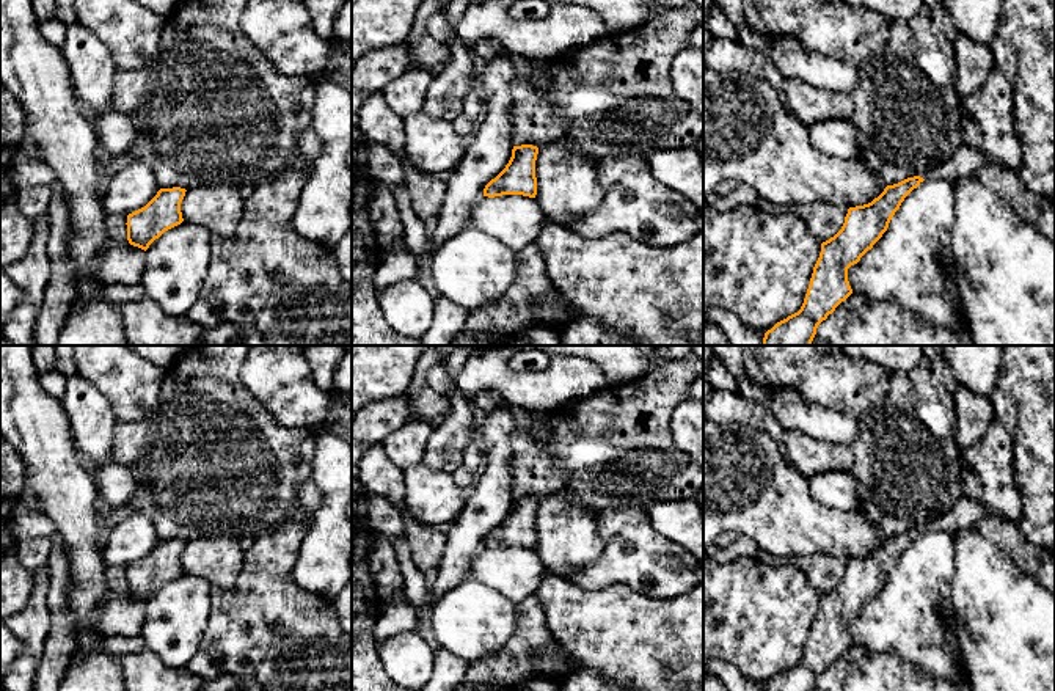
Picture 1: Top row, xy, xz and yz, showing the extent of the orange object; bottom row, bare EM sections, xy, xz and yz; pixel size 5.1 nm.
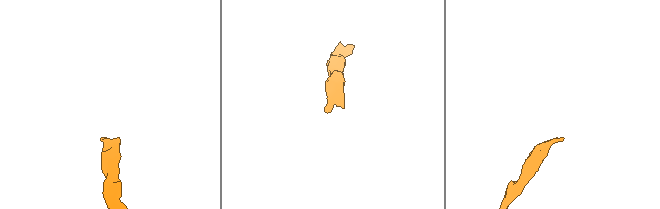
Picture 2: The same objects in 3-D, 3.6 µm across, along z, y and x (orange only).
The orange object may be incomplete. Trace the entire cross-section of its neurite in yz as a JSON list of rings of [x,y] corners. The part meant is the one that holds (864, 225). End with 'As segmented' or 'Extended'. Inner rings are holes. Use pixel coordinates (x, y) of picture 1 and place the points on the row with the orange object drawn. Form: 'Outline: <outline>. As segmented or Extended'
Outline: [[[962,144],[936,171],[887,185],[871,203],[849,207],[841,229],[821,243],[821,253],[801,309],[768,330],[763,346],[812,346],[818,325],[852,294],[848,269],[857,264],[882,237],[904,198],[923,181],[955,182],[973,176],[989,163],[991,160],[984,154]]]. Extended

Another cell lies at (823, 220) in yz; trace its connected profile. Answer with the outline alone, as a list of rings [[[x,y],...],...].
[[[824,201],[799,204],[794,212],[821,243],[834,237],[845,223],[845,217],[838,214],[838,206]]]

